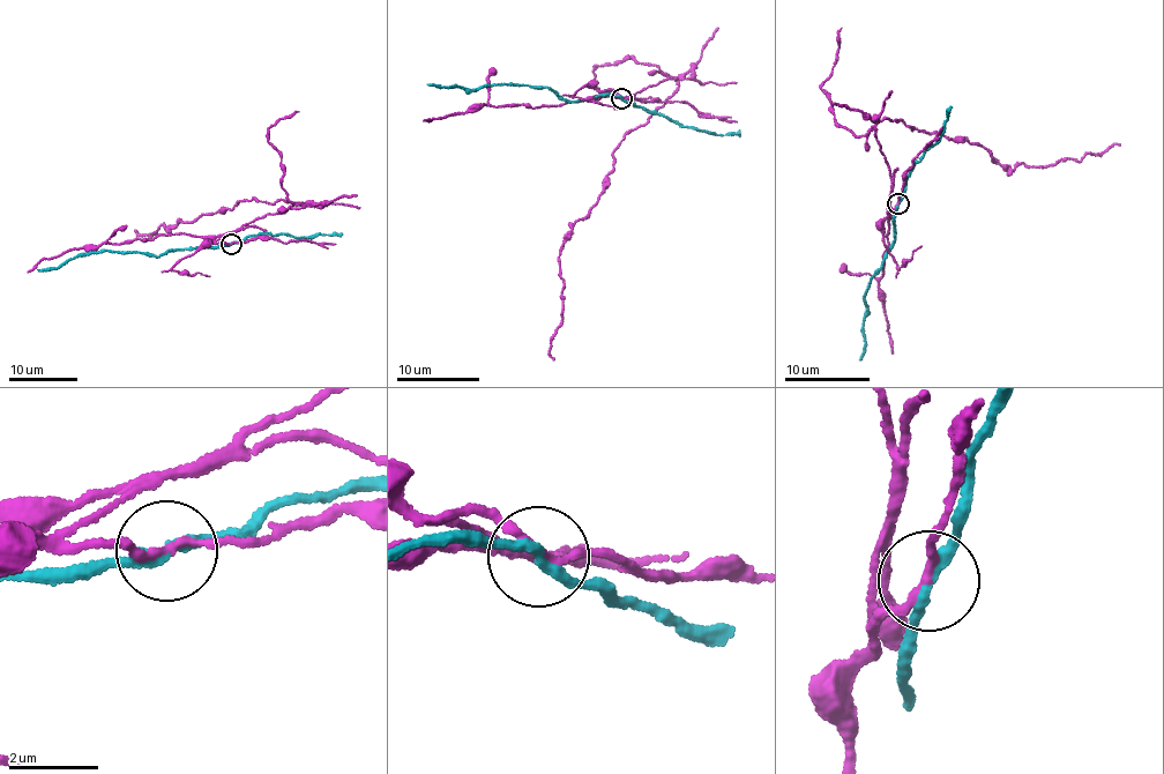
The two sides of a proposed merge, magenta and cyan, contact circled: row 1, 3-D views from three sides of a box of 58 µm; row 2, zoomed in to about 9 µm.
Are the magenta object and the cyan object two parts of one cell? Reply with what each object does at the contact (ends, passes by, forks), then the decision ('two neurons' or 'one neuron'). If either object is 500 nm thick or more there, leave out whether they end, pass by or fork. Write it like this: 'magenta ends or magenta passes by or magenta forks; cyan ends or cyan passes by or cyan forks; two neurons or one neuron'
magenta passes by; cyan passes by; two neurons

